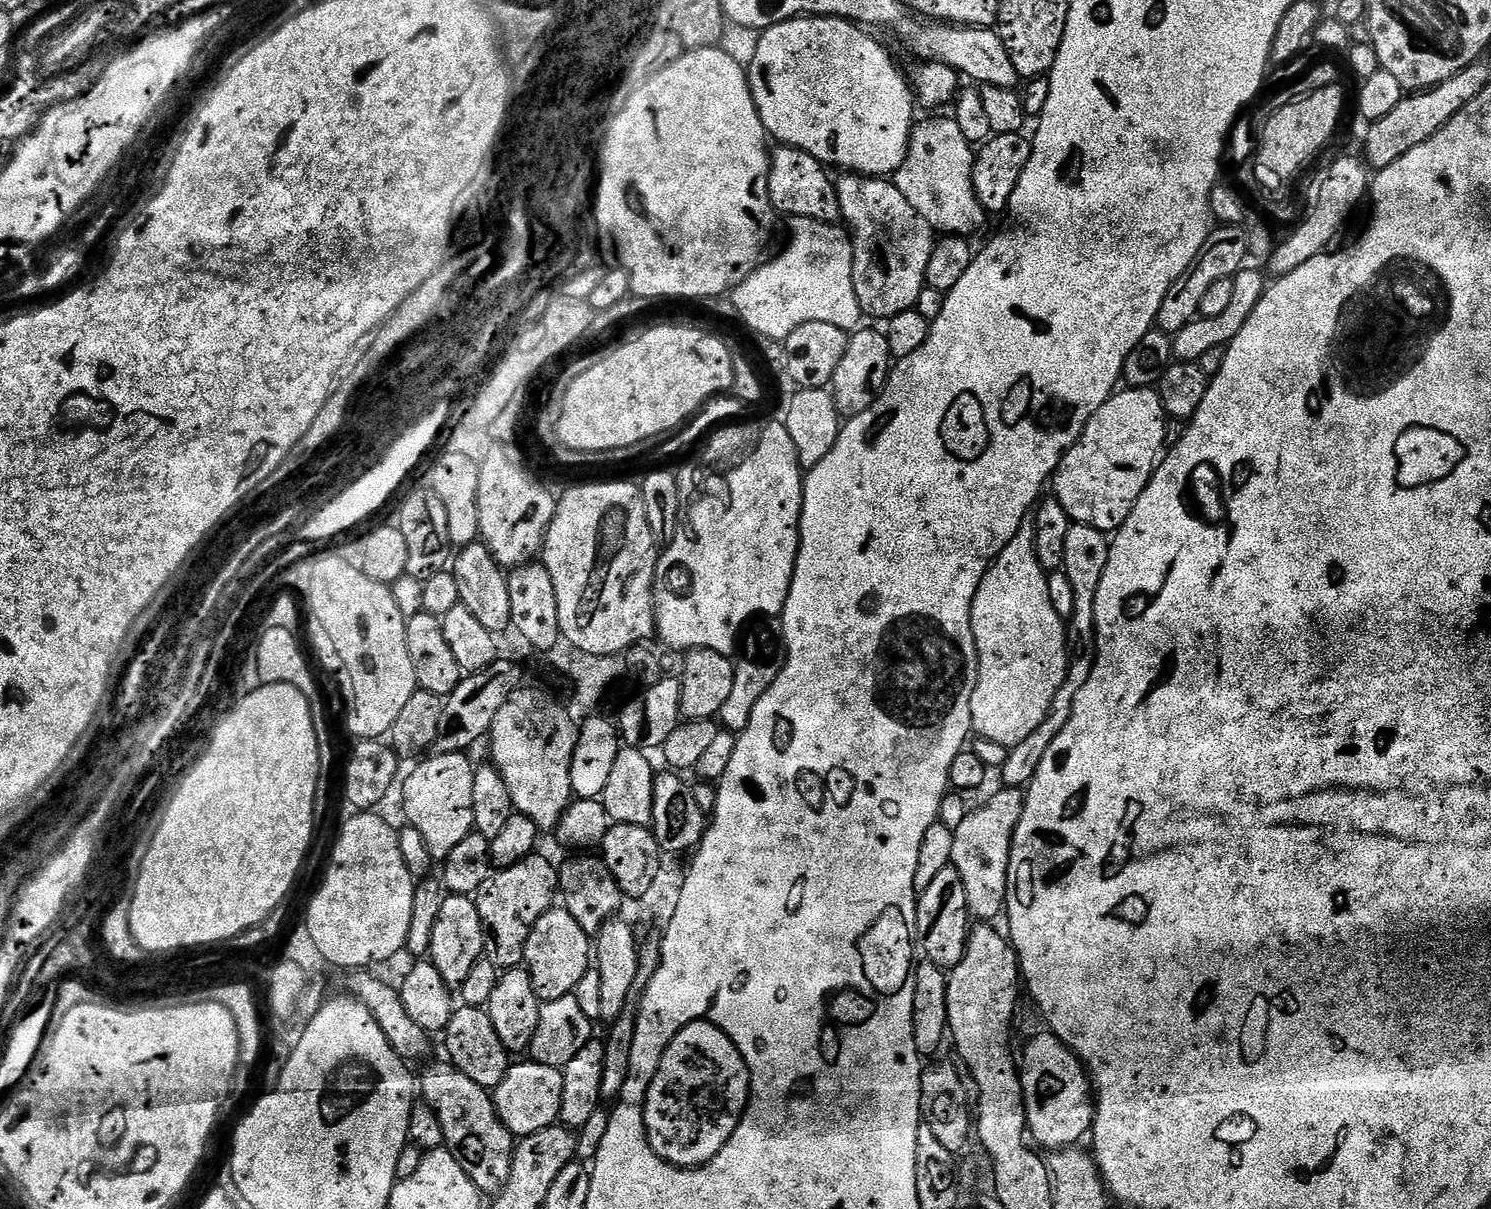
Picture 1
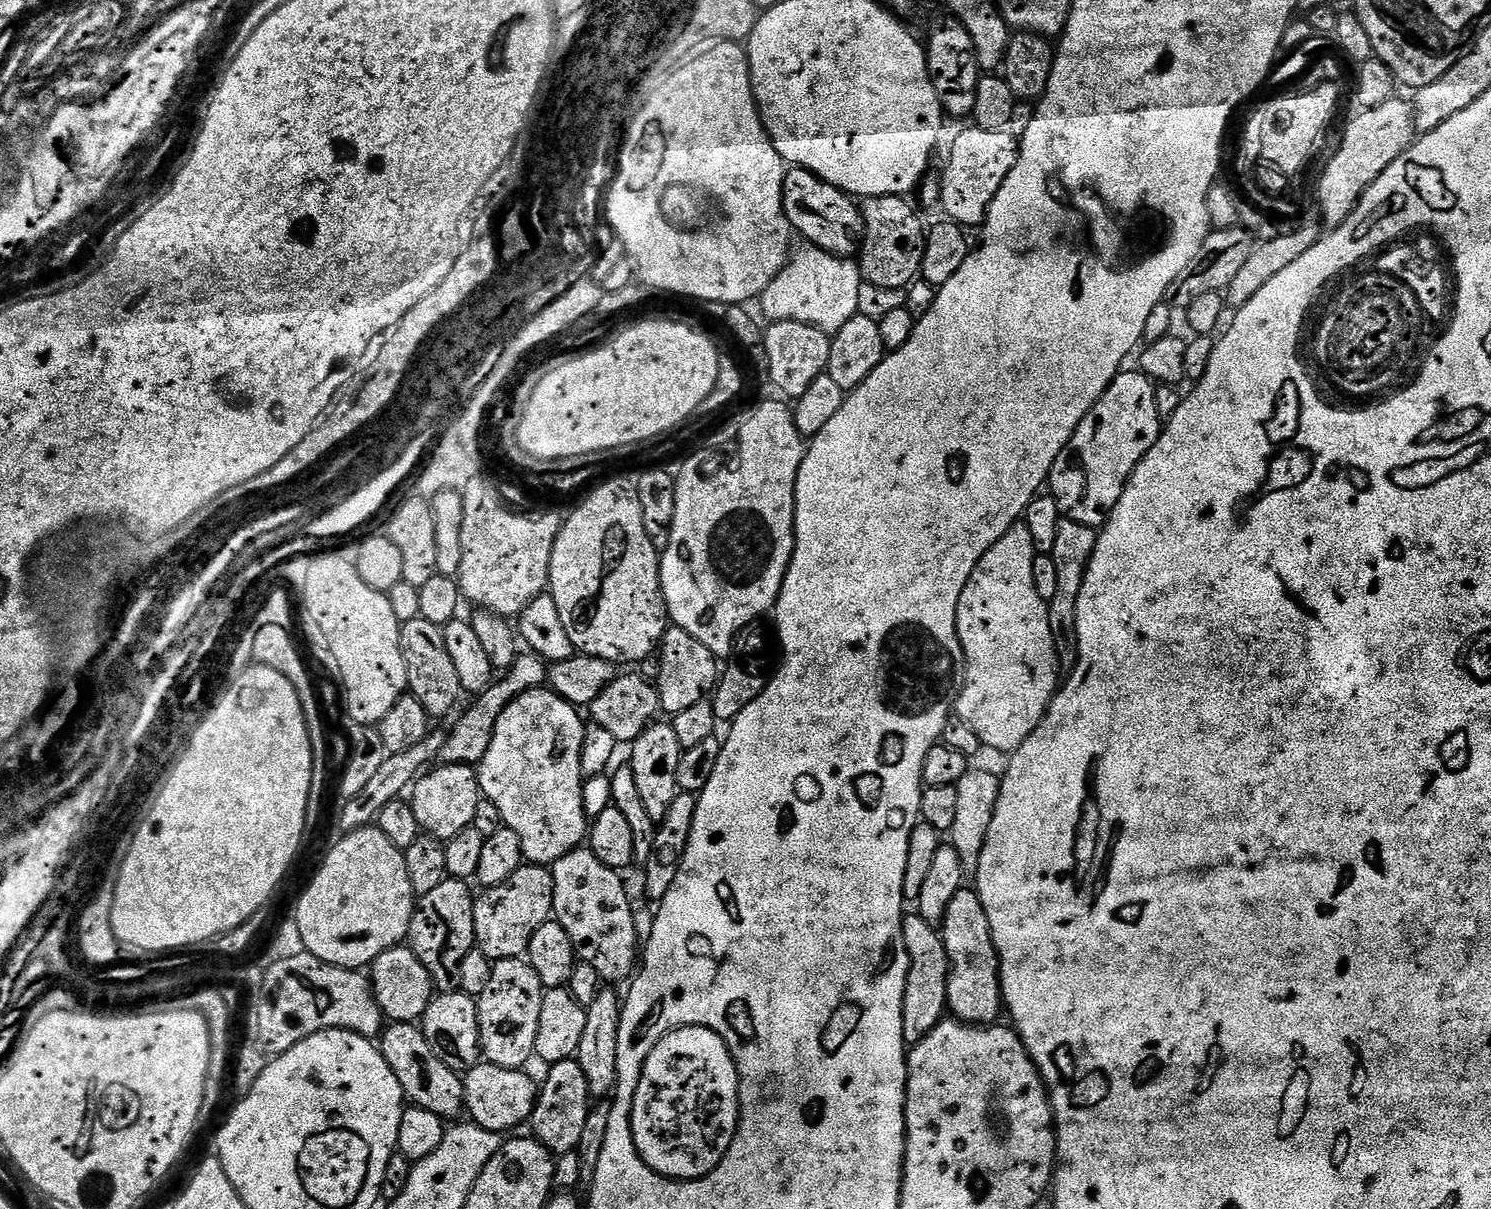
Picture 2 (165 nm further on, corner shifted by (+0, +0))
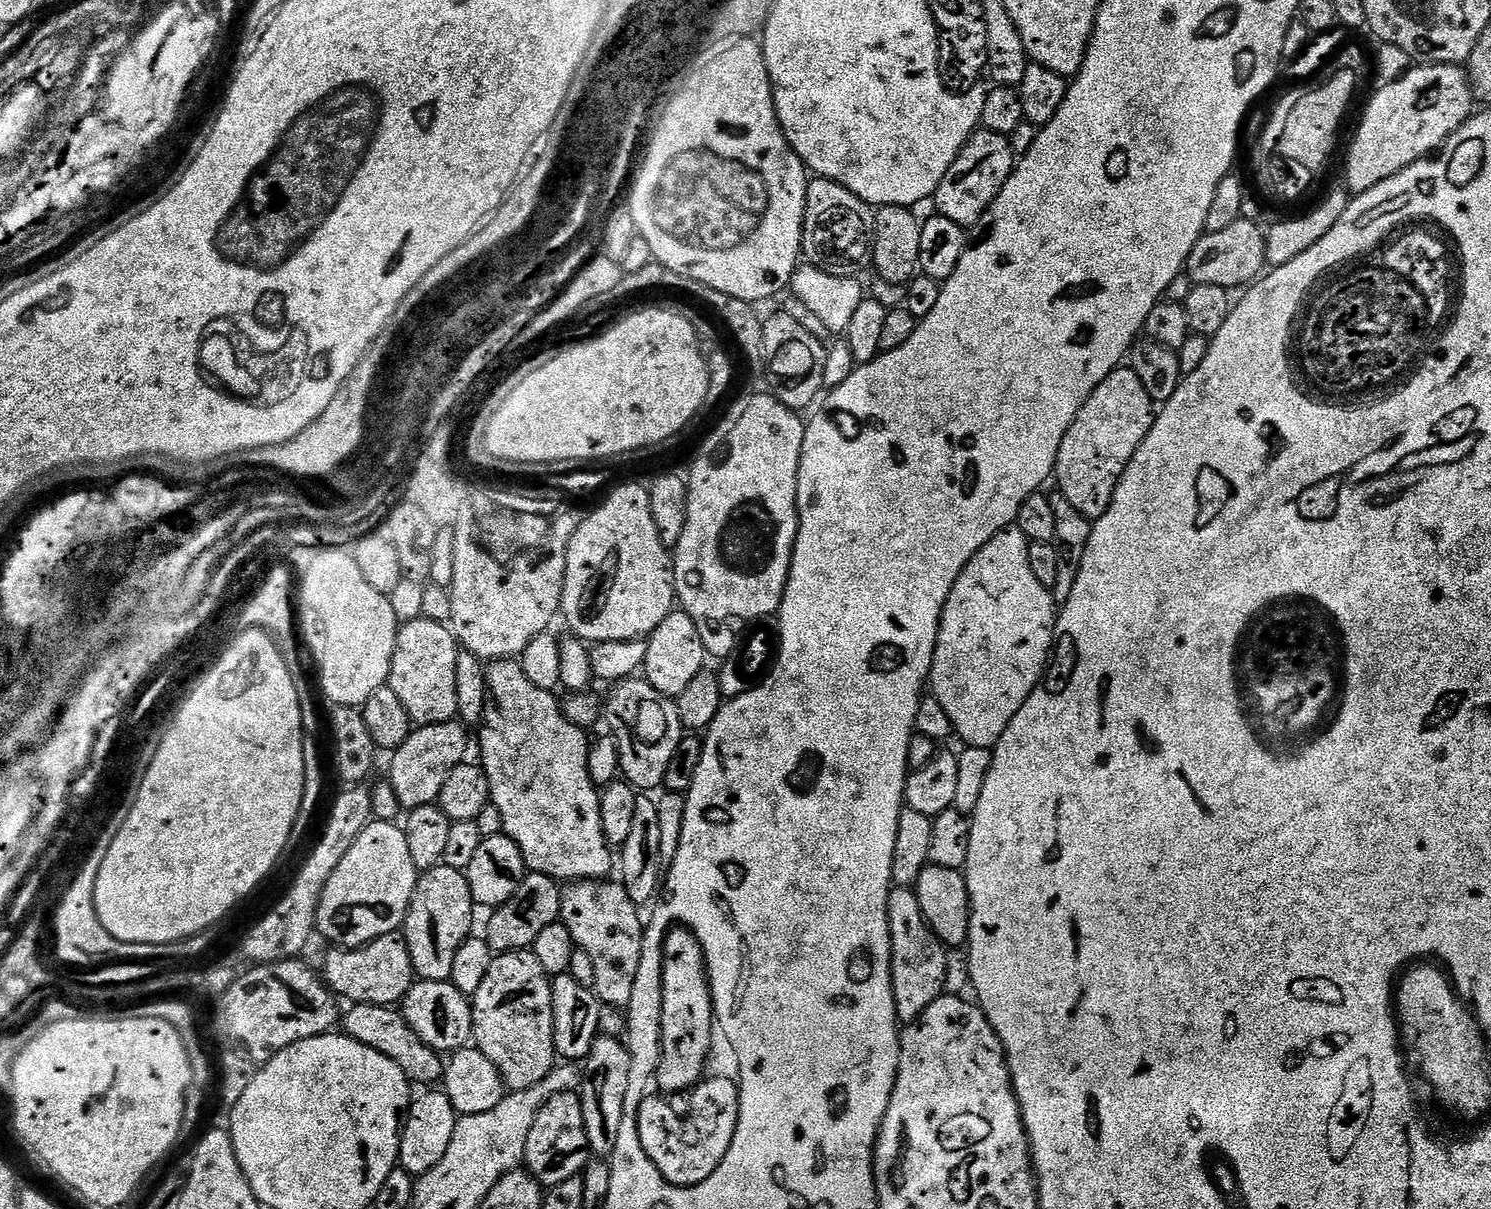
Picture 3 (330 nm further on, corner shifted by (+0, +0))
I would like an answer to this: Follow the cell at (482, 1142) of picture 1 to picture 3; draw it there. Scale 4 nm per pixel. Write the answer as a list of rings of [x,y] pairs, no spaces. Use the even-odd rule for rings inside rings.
[[[352,1004],[349,1009],[349,1012],[347,1009],[342,1016],[343,1035],[389,1056],[408,1075],[413,1085],[432,1086],[435,1085],[432,1084],[435,1080],[437,1083],[443,1077],[445,1061],[441,1053],[435,1052],[426,1042],[422,1042],[422,1038],[414,1034],[414,1030],[395,1007],[383,1004]]]

